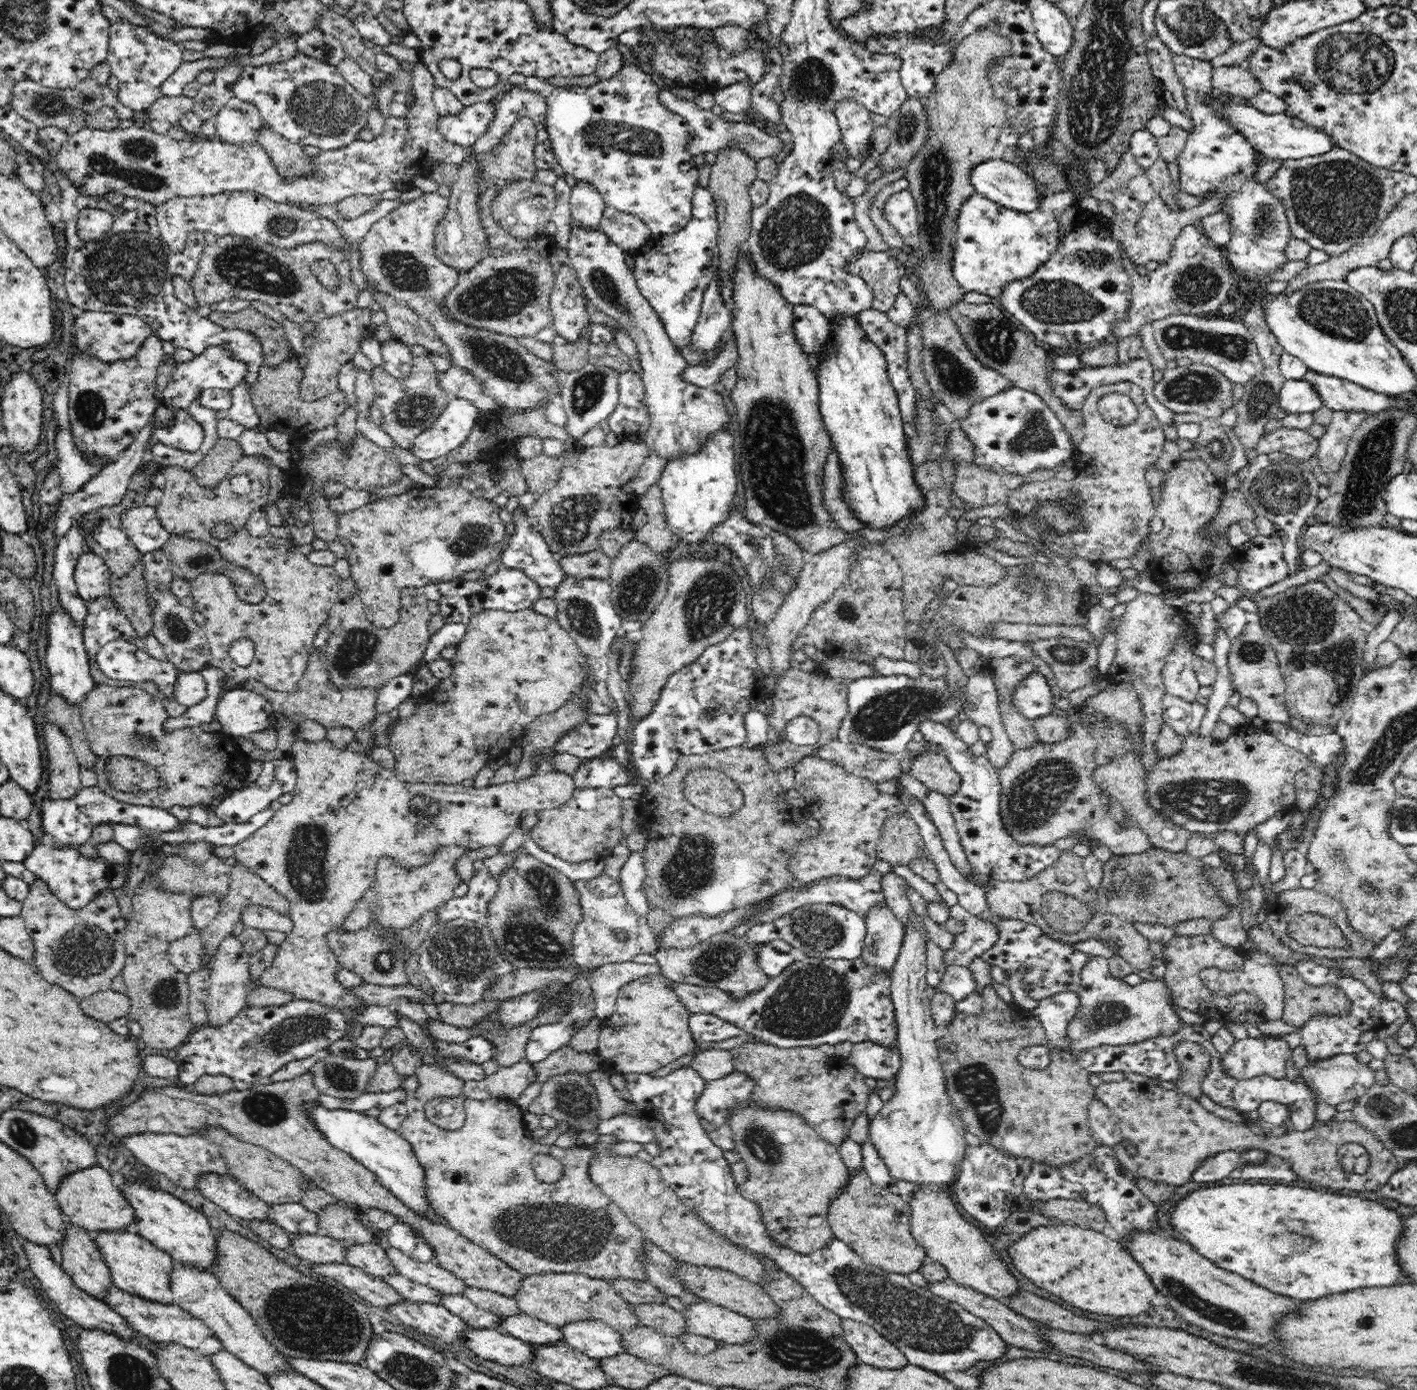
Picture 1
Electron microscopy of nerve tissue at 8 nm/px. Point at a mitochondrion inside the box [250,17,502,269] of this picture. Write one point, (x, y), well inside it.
(324, 109)

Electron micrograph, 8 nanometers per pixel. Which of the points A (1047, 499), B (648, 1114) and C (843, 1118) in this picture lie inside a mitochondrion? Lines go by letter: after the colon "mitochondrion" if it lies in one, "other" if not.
A: other
B: other
C: other

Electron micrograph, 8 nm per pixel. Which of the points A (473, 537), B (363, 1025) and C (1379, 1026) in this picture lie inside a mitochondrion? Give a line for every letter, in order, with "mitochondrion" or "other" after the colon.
A: mitochondrion
B: other
C: other

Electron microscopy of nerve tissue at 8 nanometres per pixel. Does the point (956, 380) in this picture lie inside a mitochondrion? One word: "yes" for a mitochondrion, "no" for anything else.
yes

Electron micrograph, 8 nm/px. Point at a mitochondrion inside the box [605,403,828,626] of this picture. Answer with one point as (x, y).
(638, 590)

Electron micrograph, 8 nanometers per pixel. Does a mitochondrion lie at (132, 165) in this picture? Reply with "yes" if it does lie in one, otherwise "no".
yes

